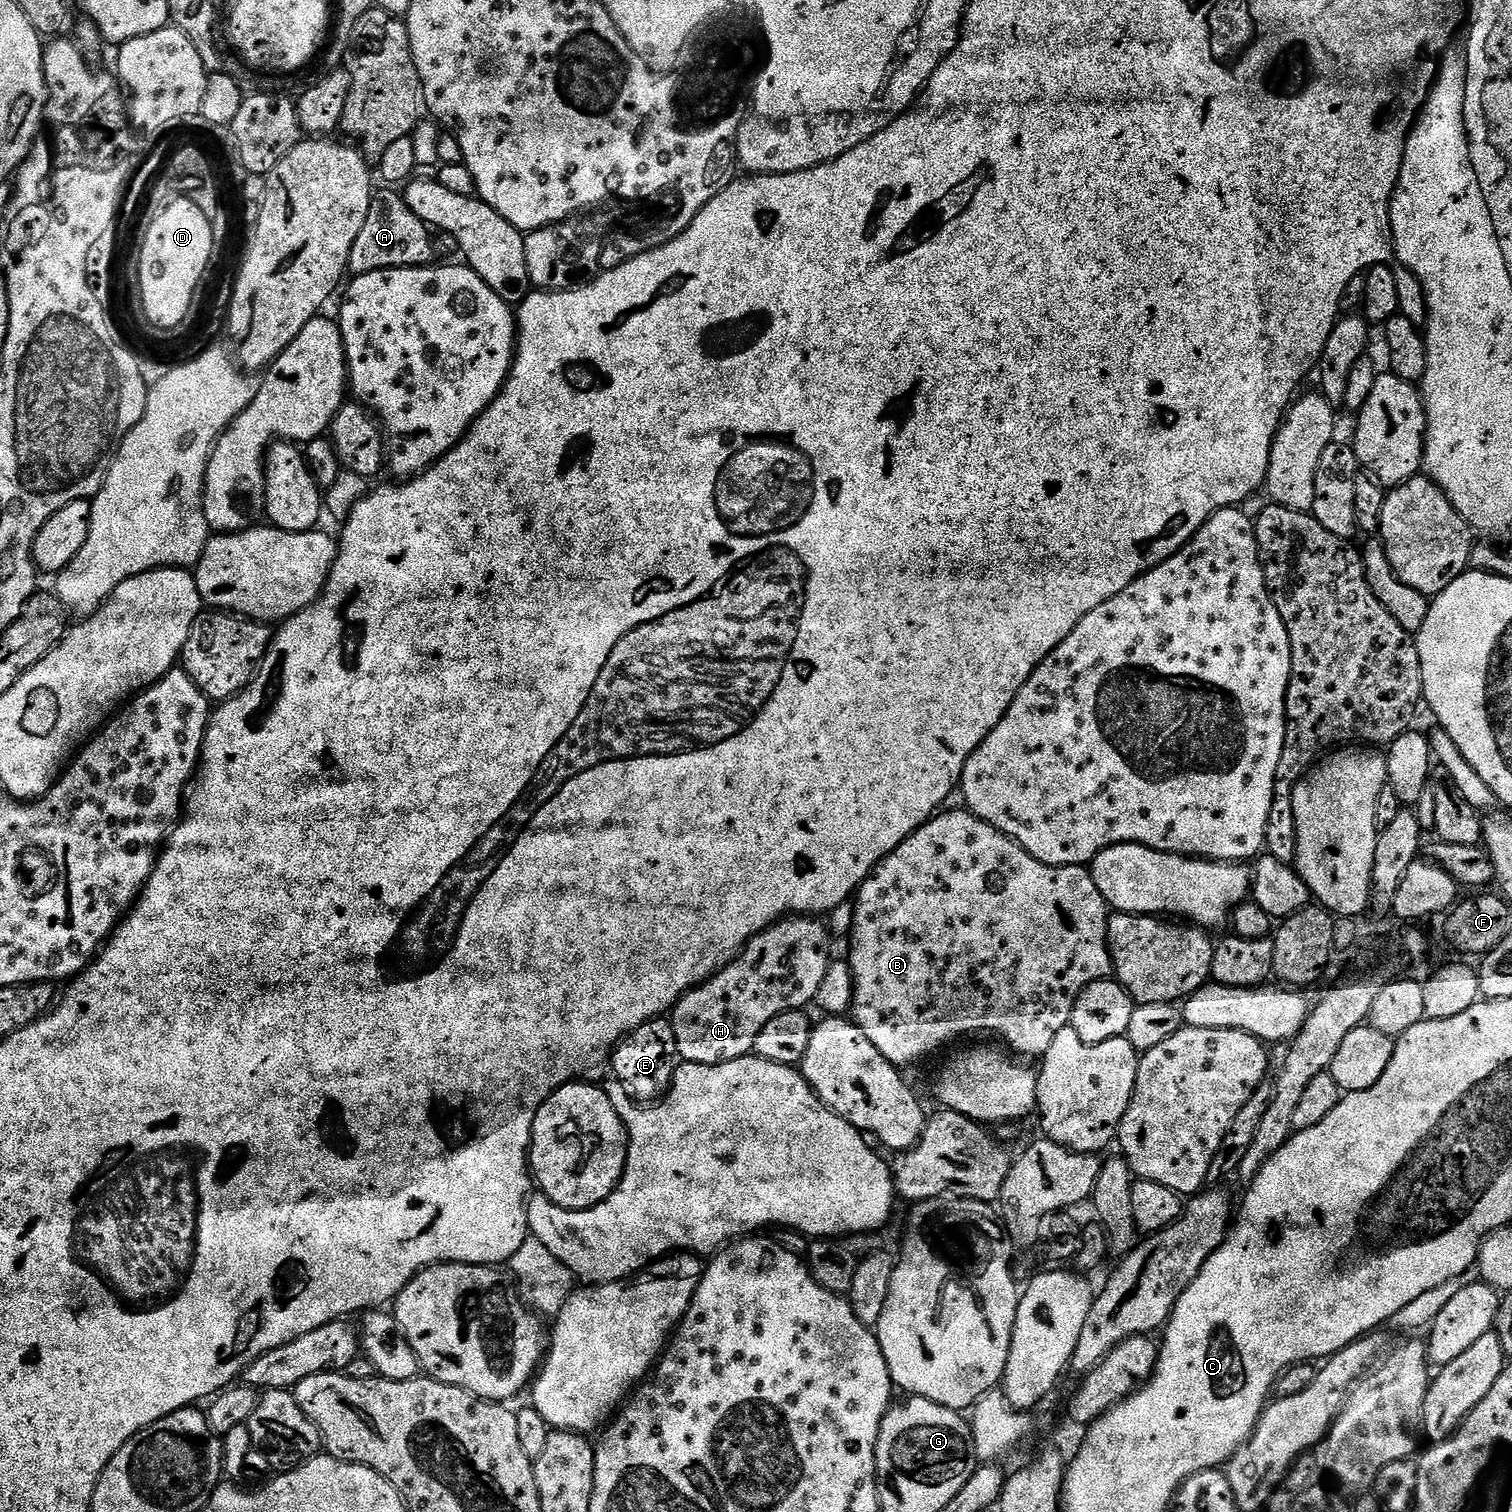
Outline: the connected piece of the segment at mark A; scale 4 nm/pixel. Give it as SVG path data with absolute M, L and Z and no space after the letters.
M384 190L375 197L370 206L370 214L366 214L366 222L362 226L362 231L358 234L358 239L354 241L354 250L350 250L348 259L348 272L352 276L361 276L374 270L390 270L391 268L427 268L433 263L436 256L436 244L432 241L434 237L433 229L427 224L423 224L419 218L408 208L403 195L396 190Z

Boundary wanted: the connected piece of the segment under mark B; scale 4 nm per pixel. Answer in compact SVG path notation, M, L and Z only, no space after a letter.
M944 810L932 817L924 823L917 832L912 832L906 838L906 842L902 842L902 846L898 846L889 854L885 860L877 864L876 869L872 871L870 876L864 880L860 886L860 891L854 897L852 904L852 923L850 931L852 931L852 941L848 944L848 955L846 961L852 972L852 1005L850 1009L851 1019L862 1030L862 1034L866 1034L866 1038L870 1038L870 1042L874 1042L874 1046L878 1046L878 1054L882 1054L882 1058L886 1058L891 1064L895 1064L897 1068L907 1069L907 1064L916 1064L919 1060L924 1060L927 1056L932 1056L935 1052L943 1050L947 1044L952 1044L955 1040L960 1040L963 1036L976 1036L979 1032L993 1032L1000 1041L1003 1042L1017 1057L1028 1058L1024 1056L1036 1056L1035 1058L1043 1058L1046 1050L1050 1050L1050 1045L1054 1042L1058 1030L1069 1027L1072 1023L1072 1011L1074 1010L1074 1002L1078 998L1078 994L1082 994L1082 990L1086 990L1086 986L1090 986L1090 982L1095 980L1107 980L1113 975L1112 956L1108 952L1108 917L1110 909L1108 904L1102 898L1102 894L1098 890L1098 886L1094 886L1094 878L1091 871L1087 867L1075 864L1074 866L1050 866L1038 862L1038 858L1034 858L1029 854L1023 846L1016 840L1010 839L1005 832L999 832L994 826L990 826L982 818L978 818L974 813L967 810Z

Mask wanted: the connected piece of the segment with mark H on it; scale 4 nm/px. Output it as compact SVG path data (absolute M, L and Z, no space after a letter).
M796 914L791 918L776 921L776 923L771 924L765 932L759 932L759 934L740 951L739 956L734 957L716 976L710 977L705 984L700 984L697 988L690 989L689 992L676 1003L676 1007L673 1008L670 1013L670 1019L672 1021L672 1029L674 1030L674 1042L678 1042L678 1054L683 1063L721 1064L722 1062L730 1062L734 1058L742 1058L743 1056L749 1055L749 1053L752 1052L752 1047L758 1038L758 1034L762 1034L762 1026L766 1026L766 1022L770 1022L770 1018L774 1018L778 1014L789 1012L795 1008L801 1010L807 1009L809 1007L807 1004L809 1003L809 1005L811 1005L813 1001L815 1001L822 980L826 977L828 965L834 956L832 955L832 936L828 933L829 925L827 923L824 925L820 920L823 919Z

